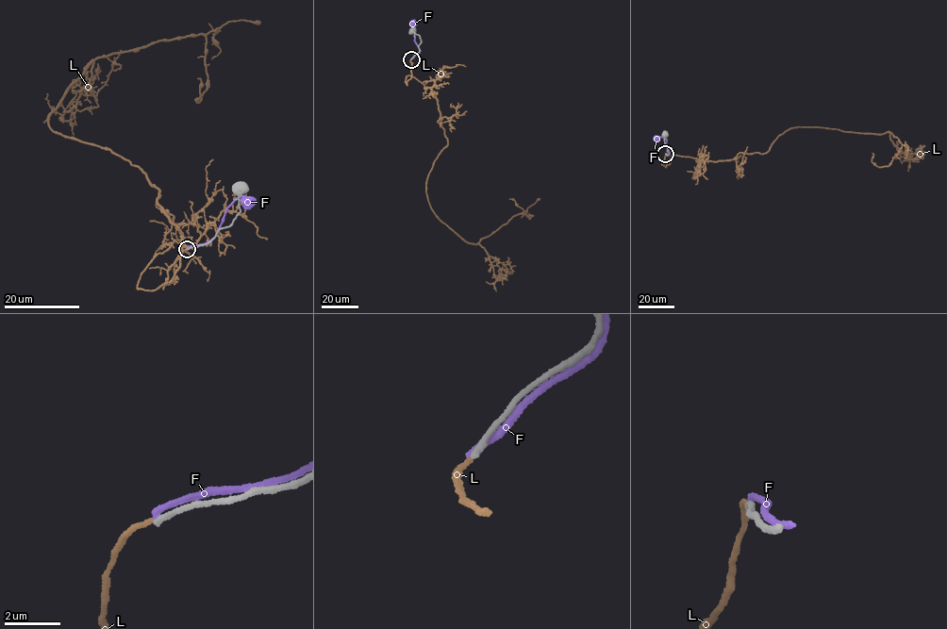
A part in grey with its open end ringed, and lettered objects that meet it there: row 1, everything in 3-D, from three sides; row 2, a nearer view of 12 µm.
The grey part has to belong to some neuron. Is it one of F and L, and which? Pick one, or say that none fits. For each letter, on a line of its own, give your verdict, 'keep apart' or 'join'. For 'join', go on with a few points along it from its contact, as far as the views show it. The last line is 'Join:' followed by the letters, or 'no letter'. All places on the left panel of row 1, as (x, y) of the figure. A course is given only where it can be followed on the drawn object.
F: keep apart
L: keep apart
Join: no letter

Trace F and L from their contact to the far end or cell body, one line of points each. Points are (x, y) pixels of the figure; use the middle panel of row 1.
F: (411, 59), (420, 50), (414, 41), (414, 20)
L: (410, 59), (405, 82), (430, 89), (447, 139), (426, 185), (434, 214), (476, 244), (526, 212), (509, 198)

